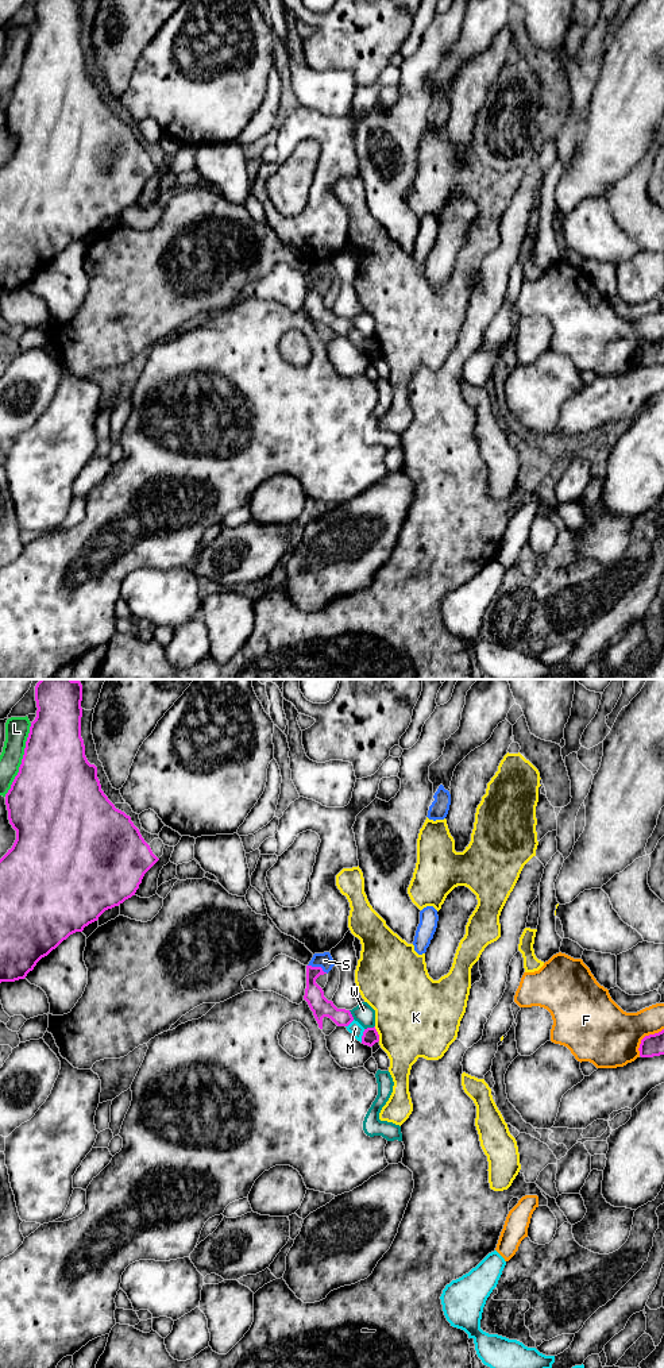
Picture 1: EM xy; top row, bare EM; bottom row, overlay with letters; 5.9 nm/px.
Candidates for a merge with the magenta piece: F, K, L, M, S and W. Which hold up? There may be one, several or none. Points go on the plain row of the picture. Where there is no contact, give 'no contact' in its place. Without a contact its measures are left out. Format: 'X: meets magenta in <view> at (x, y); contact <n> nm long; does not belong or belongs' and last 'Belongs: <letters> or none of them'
F: meets magenta in xy at (644, 346); contact 220 nm long; does not belong
K: meets magenta in xy at (377, 342); contact 90 nm long; does not belong
L: meets magenta in xy at (22, 68); contact 460 nm long; does not belong
M: meets magenta in xy at (362, 345); contact 80 nm long; does not belong
S: meets magenta in xy at (317, 276); contact 130 nm long; does not belong
W: meets magenta in xy at (369, 336); contact 70 nm long; does not belong
Belongs: none of them

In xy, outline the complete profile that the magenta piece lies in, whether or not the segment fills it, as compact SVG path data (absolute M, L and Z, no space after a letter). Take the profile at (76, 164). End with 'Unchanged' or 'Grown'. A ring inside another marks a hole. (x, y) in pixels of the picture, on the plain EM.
M35 0L35 9L36 26L30 35L22 73L5 103L8 128L16 139L16 149L0 167L0 292L24 288L42 266L47 265L70 243L82 240L85 235L97 230L105 219L119 215L135 204L144 182L159 169L131 130L131 126L116 117L104 103L97 86L97 76L90 73L85 65L85 54L81 46L82 0Z. Unchanged

